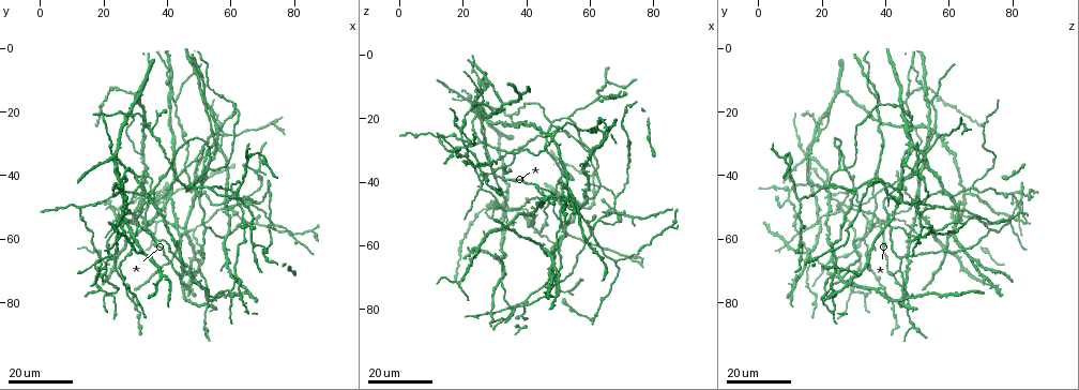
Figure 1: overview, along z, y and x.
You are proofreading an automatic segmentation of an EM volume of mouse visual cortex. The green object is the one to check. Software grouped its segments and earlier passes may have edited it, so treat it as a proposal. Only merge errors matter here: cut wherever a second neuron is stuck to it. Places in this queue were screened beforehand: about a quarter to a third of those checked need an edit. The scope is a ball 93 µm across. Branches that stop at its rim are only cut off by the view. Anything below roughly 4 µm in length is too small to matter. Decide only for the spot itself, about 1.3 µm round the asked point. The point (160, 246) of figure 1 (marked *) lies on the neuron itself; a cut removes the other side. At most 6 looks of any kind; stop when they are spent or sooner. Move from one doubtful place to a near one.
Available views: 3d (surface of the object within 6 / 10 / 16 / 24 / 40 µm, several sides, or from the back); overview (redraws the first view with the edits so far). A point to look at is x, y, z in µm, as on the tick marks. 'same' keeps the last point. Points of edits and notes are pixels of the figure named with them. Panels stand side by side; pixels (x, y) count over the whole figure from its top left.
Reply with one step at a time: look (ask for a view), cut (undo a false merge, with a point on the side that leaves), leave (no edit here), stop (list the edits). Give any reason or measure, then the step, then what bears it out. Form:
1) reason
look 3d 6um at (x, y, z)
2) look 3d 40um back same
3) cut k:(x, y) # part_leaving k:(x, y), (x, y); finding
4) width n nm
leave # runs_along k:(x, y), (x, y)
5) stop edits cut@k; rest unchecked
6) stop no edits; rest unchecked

three arms meet
look 3d 16um at (68, 48, 45)

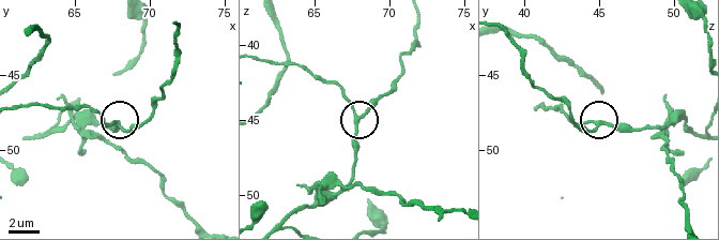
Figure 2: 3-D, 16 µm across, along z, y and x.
look 3d 10um at (68.2, 48.4, 44.6)

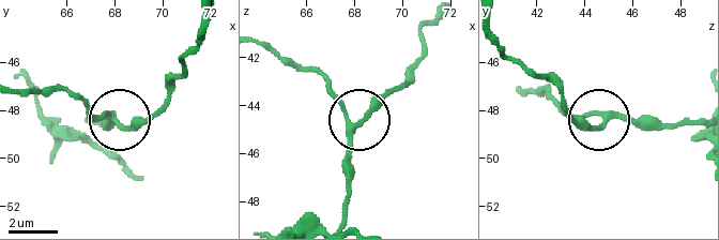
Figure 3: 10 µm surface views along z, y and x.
leave # runs_along 3:(341, 220), (355, 123), (312, 68); all the same neuron

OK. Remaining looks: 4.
look 3d 24um at (50, 45, 58)

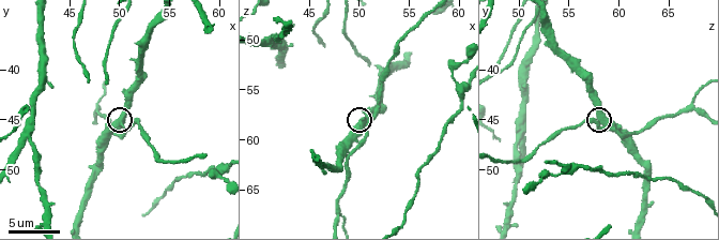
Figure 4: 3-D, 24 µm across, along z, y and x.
zoom in
look 3d 10um at (50.4, 45.2, 59.0)

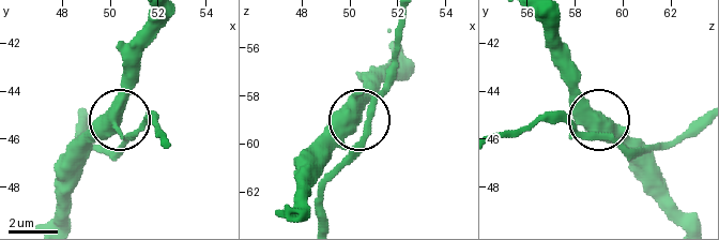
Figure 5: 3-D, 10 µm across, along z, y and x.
side_arm 53 um
leave # continuous, no second neuron

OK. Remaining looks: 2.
three arms meet
look 3d 24um at (63, 50, 52)

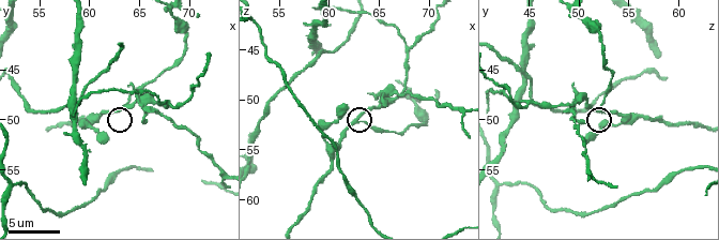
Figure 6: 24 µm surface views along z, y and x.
look 3d 6um at (63.0, 49.0, 52.0)

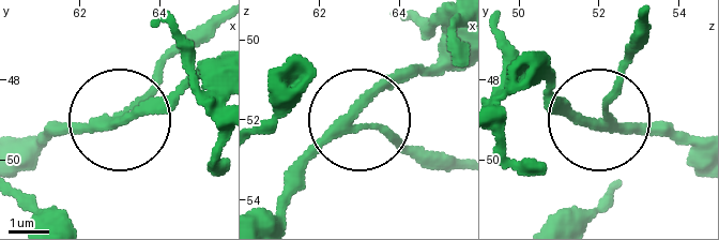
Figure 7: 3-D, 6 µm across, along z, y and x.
arms 3
leave # runs_along 7:(271, 215), (302, 164), (367, 123), (422, 161); one neuron here

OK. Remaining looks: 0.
stop no edits; rest unchecked

